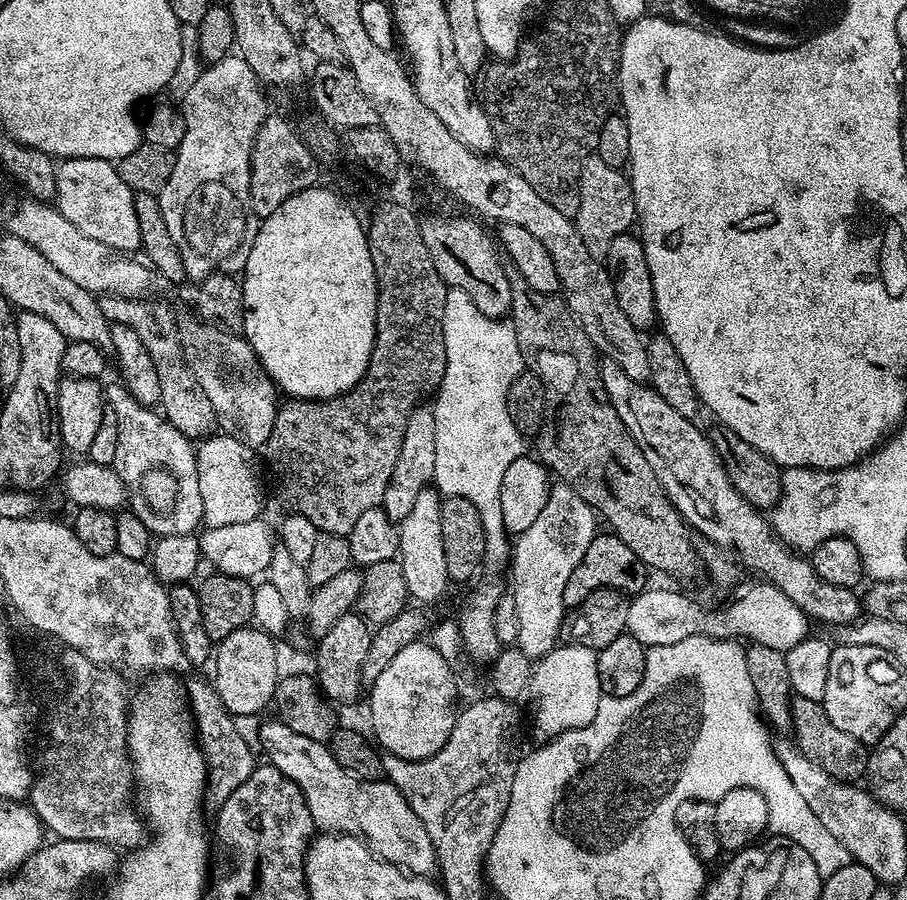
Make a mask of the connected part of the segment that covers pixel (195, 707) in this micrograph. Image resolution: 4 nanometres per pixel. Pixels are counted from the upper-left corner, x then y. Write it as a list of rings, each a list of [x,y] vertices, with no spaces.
[[[211,679],[192,680],[186,684],[186,700],[194,719],[198,746],[208,766],[206,804],[209,809],[216,810],[226,802],[226,798],[230,798],[230,794],[234,794],[234,790],[238,790],[238,786],[242,786],[242,782],[246,782],[246,778],[250,778],[252,771],[258,767],[258,760],[252,757],[253,745],[243,740],[233,715],[224,708]]]

